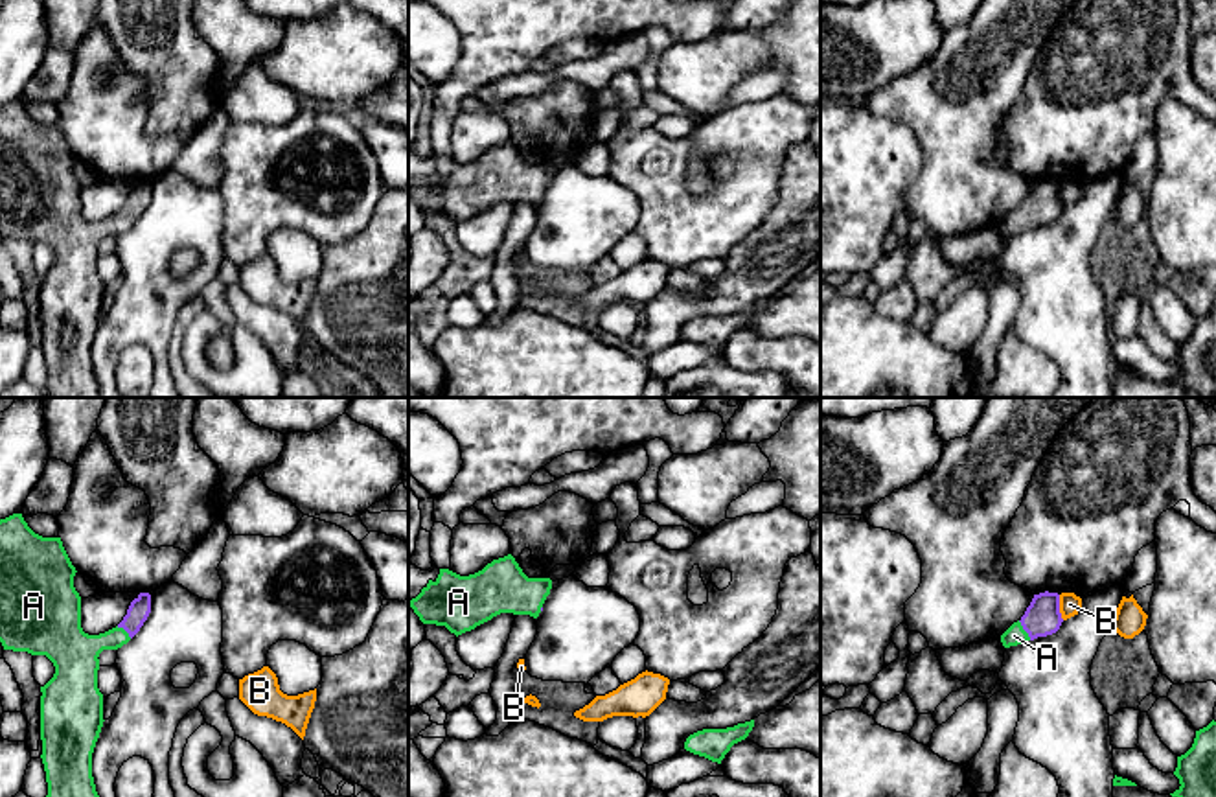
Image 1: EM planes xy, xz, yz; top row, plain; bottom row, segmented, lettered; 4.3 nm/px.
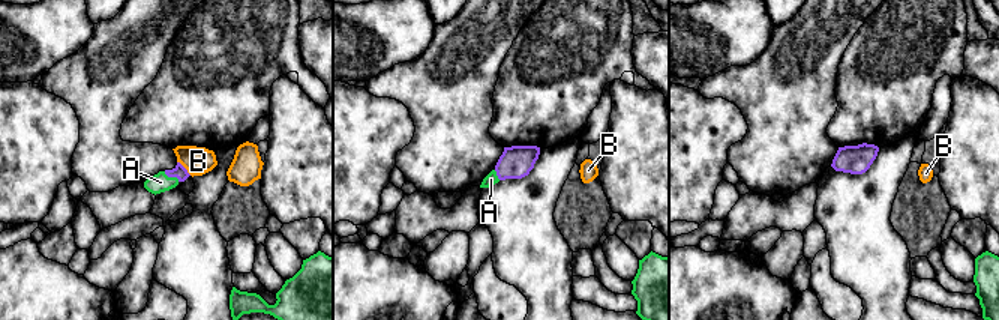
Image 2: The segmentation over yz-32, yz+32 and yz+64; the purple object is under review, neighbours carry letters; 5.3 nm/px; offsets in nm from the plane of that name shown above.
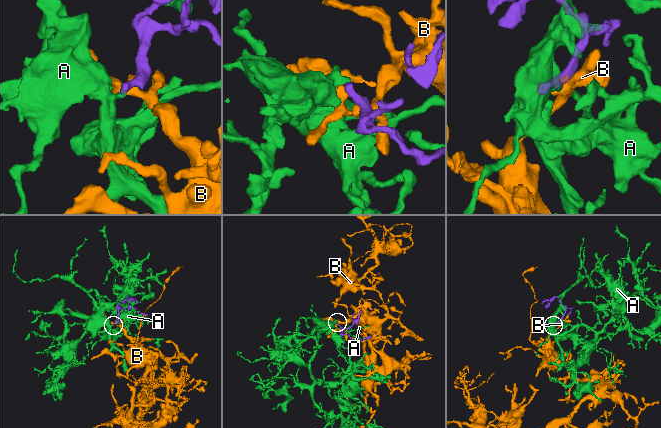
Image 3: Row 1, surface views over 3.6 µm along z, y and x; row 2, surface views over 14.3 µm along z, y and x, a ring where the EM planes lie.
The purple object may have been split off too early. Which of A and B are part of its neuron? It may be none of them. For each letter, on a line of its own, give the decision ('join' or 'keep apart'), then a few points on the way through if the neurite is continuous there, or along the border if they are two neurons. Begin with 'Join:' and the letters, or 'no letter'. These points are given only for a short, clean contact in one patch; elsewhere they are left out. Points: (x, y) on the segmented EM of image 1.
Join: A
A: join | across yz (1042, 617), (1023, 628), (1014, 635)
B: keep apart

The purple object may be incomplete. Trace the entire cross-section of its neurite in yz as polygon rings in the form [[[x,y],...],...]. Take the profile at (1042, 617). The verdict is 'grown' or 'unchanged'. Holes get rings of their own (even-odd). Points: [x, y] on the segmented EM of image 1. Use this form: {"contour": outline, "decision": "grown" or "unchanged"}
{"contour": [[[1045,591],[1034,595],[1025,615],[1001,635],[1001,642],[1004,648],[1010,648],[1038,637],[1047,637],[1056,633],[1061,622],[1060,595]]], "decision": "grown"}

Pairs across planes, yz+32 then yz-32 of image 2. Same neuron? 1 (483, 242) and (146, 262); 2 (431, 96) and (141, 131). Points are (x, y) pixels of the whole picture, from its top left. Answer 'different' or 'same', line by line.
1: same
2: different

